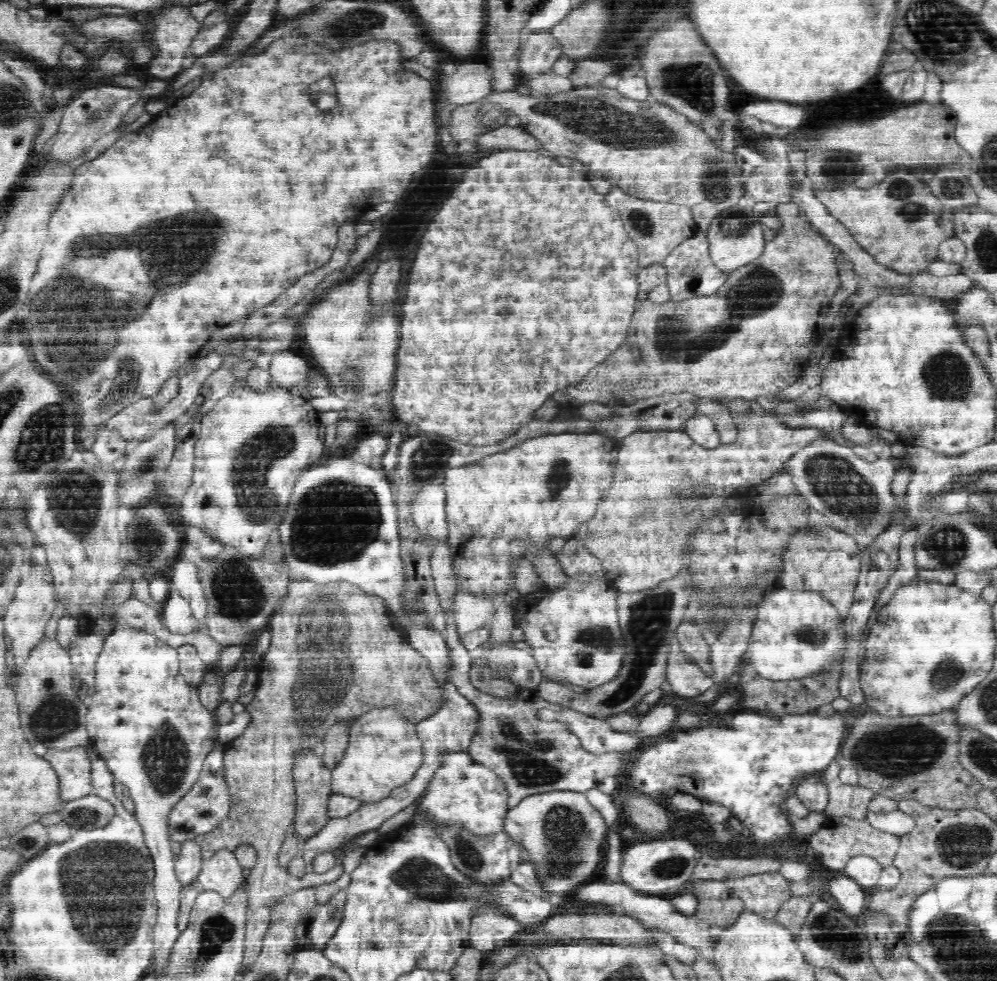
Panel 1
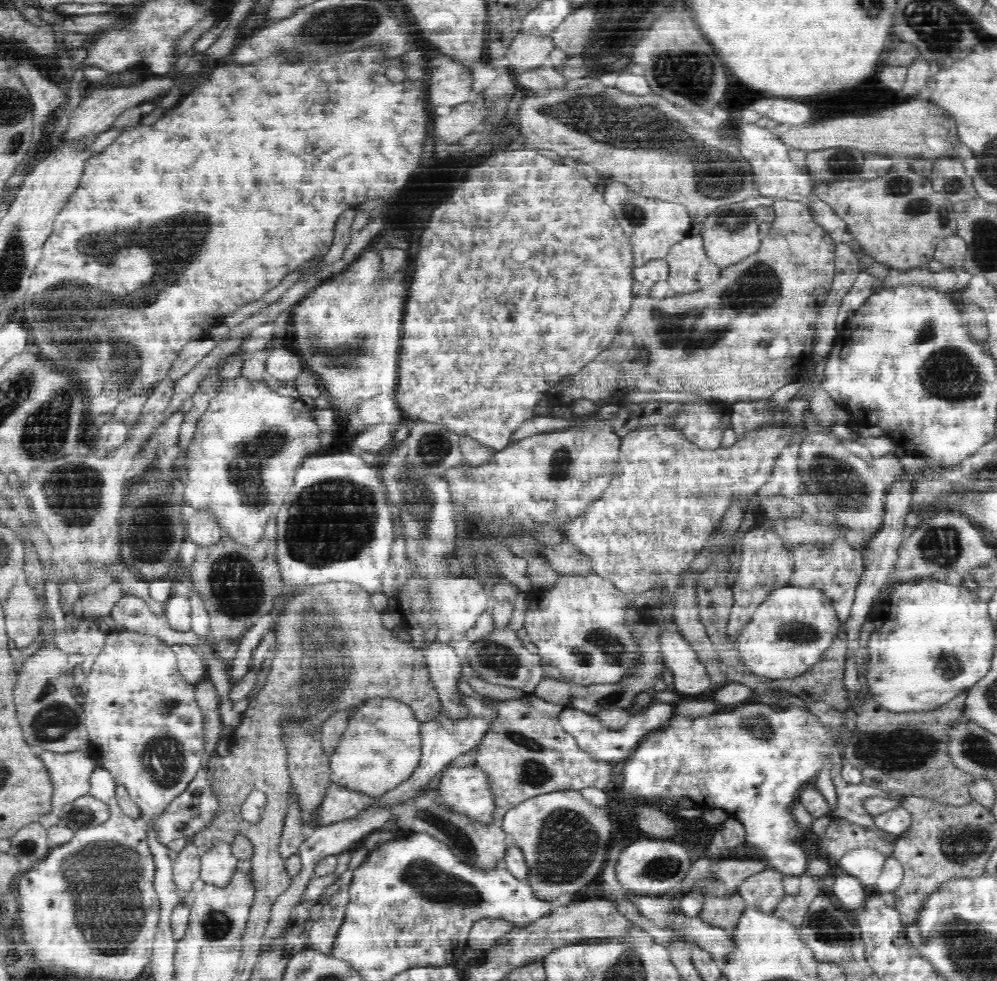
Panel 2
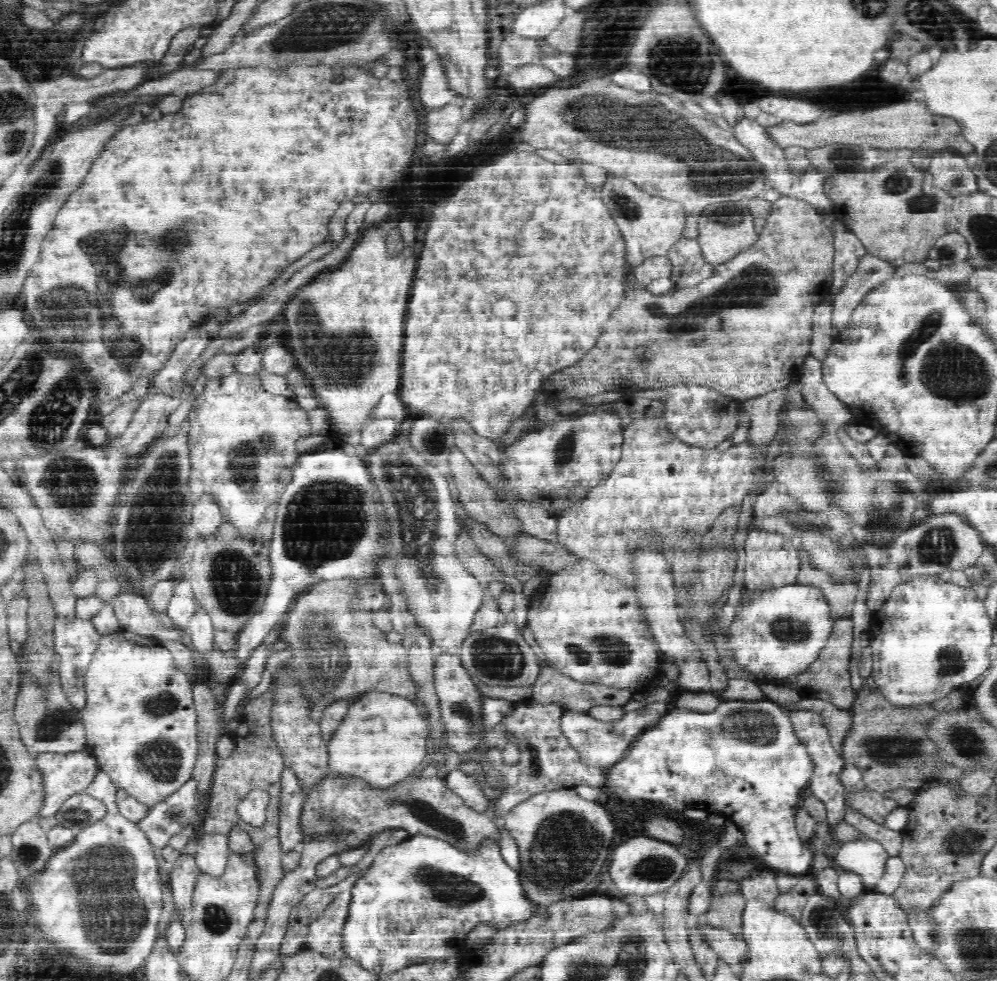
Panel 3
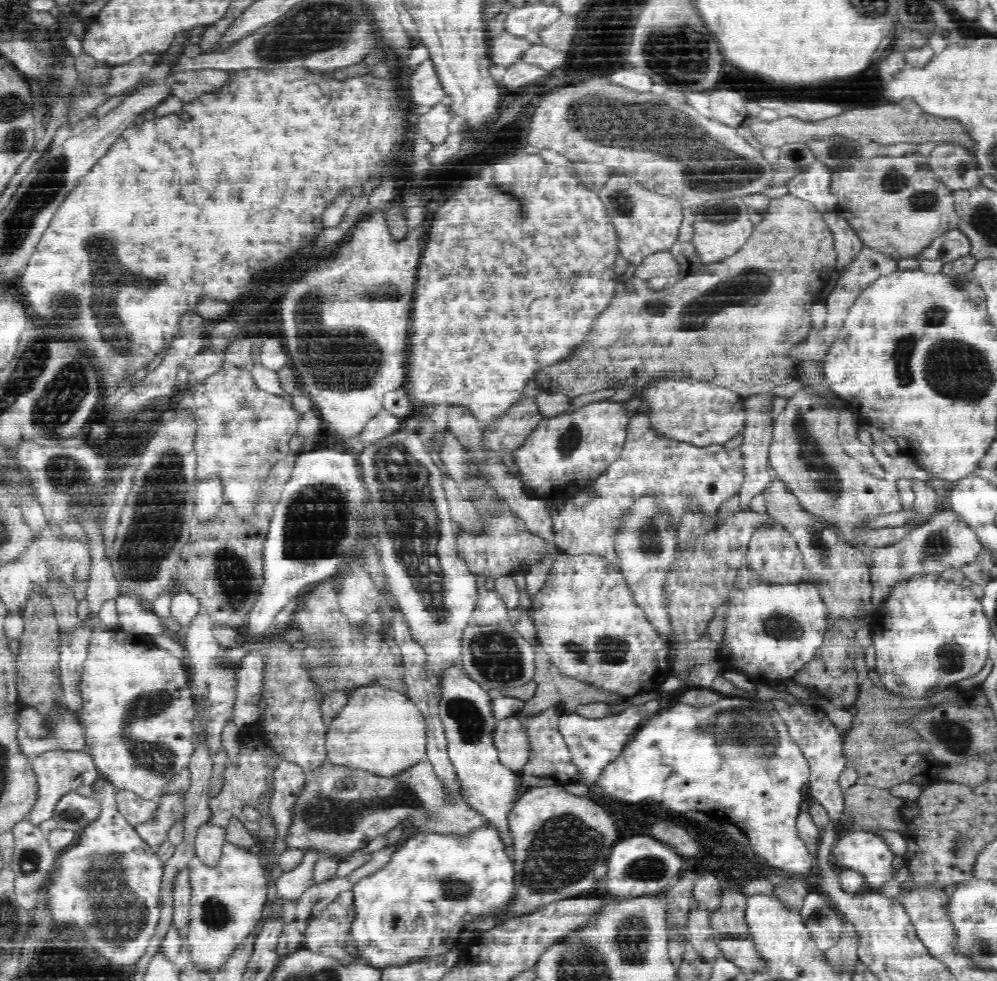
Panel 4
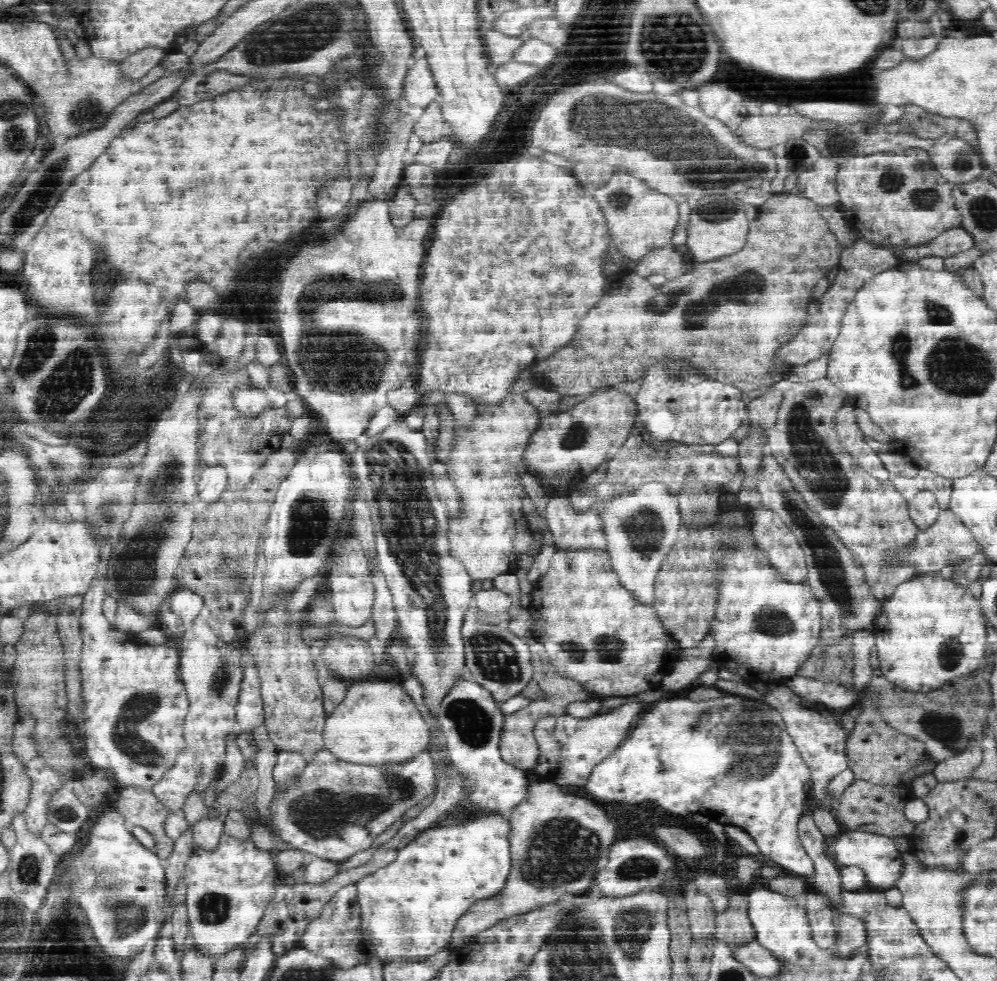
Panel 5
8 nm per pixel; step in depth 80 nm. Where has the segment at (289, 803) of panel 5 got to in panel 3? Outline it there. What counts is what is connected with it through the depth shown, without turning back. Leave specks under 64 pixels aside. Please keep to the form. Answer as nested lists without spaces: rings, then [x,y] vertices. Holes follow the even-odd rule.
[[[431,764],[386,785],[371,784],[365,777],[328,768],[308,789],[300,812],[301,844],[332,842],[338,843],[343,850],[369,845],[380,832],[398,828],[406,830],[409,835],[441,837],[452,841],[458,848],[474,848],[479,838],[487,833],[498,837],[496,824],[490,816],[466,805],[466,801],[450,790]]]

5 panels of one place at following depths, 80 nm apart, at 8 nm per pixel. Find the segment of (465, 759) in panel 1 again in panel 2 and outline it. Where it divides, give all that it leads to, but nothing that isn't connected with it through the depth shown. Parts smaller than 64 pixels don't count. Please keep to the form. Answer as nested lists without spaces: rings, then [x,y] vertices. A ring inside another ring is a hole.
[[[476,765],[445,769],[439,786],[446,805],[476,818],[493,820],[494,802],[486,786],[486,774]]]

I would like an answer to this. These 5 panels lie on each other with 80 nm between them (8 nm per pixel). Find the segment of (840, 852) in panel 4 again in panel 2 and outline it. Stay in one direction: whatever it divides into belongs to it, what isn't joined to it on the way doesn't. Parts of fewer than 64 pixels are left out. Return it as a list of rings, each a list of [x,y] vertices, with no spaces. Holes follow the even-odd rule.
[[[860,846],[846,850],[838,860],[844,872],[857,876],[865,886],[876,884],[888,854],[875,846]]]

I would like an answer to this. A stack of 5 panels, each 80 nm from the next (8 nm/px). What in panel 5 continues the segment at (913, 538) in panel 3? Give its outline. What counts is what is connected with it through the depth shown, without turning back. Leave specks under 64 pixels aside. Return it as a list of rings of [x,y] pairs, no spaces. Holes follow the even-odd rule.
[[[941,509],[936,522],[917,536],[917,547],[909,552],[909,564],[914,565],[920,574],[936,573],[950,564],[952,557],[968,558],[980,551],[979,544],[972,538],[970,531],[958,520],[952,509]]]

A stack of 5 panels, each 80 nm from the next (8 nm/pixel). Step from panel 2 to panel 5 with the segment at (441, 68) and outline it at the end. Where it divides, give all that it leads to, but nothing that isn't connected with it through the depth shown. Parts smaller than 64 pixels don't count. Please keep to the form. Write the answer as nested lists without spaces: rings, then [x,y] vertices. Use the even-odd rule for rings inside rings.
[[[420,58],[414,66],[408,68],[404,76],[404,100],[408,106],[426,107],[430,102],[437,101],[438,90],[428,70],[424,58]]]

